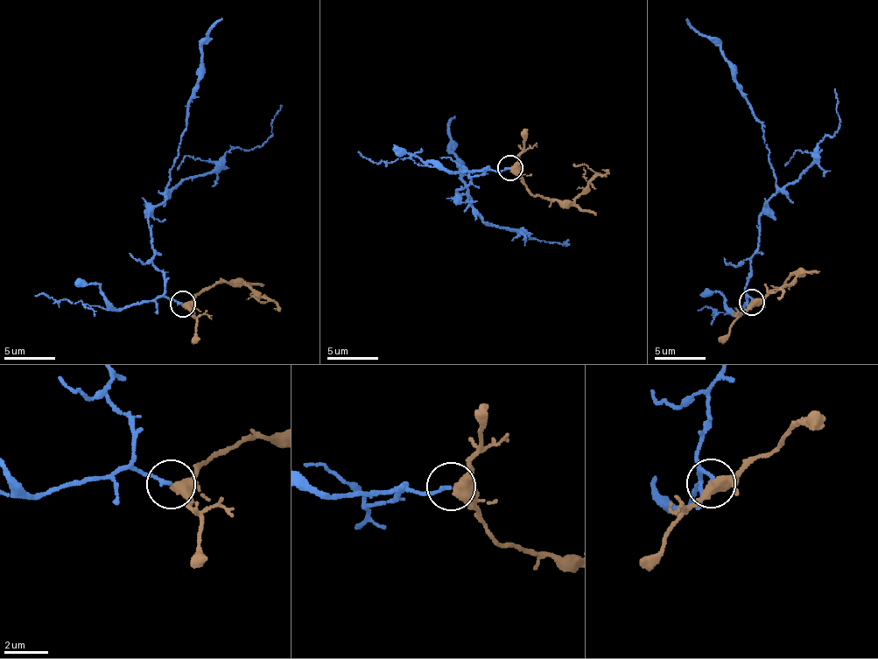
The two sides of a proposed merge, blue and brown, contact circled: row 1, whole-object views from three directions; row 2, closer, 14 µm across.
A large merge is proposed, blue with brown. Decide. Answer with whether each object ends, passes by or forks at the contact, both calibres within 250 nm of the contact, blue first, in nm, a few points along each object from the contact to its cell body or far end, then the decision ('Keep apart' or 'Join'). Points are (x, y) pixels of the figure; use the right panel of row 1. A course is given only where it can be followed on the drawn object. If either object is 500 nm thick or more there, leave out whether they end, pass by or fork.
At the ring blue ends. At the ring brown passes by. Thickness 160 nm (blue) against 480 nm. Course of blue: (753, 301), (749, 262), (757, 248), (759, 214), (777, 191), (776, 172), (762, 122), (720, 45), (686, 17). Course of brown: (753, 301), (762, 301), (799, 271), (782, 287), (769, 292), (763, 283). Join

